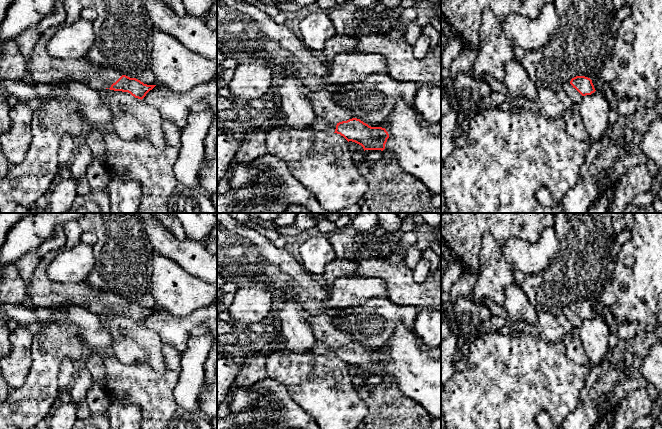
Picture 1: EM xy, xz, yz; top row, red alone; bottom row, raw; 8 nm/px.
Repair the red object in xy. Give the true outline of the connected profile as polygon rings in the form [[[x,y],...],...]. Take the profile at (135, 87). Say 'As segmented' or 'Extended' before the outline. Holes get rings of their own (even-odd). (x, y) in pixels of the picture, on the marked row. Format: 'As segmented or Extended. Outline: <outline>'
Extended. Outline: [[[60,25],[46,29],[33,48],[31,58],[27,62],[27,81],[31,84],[51,84],[79,79],[98,92],[108,88],[128,92],[141,100],[156,86],[144,84],[114,69],[94,66],[83,58],[57,59],[51,57],[47,51],[47,44]]]

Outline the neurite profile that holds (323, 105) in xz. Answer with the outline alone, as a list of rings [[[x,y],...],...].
[[[326,90],[311,91],[308,97],[316,117],[326,122],[339,123],[354,118],[351,112],[336,105],[332,94]]]

